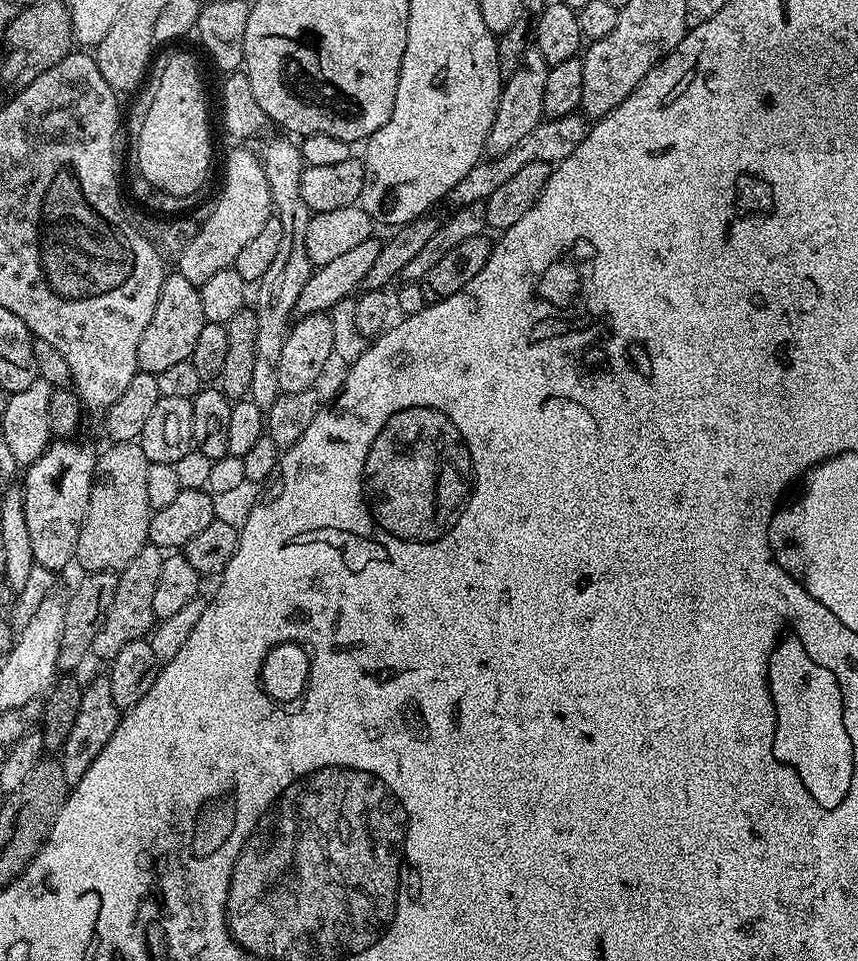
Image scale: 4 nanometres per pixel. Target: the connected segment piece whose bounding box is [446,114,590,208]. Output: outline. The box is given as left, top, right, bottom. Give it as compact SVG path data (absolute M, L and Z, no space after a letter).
M580 114L541 120L538 126L534 126L534 130L530 130L530 134L526 134L526 138L522 138L522 142L517 142L511 150L506 150L506 154L481 159L480 163L474 166L474 170L470 170L470 174L466 174L466 178L462 178L462 182L458 182L458 186L454 186L454 190L448 192L447 203L461 208L467 204L479 204L488 200L490 194L498 190L498 186L505 184L513 174L518 174L518 170L522 170L522 166L527 166L529 162L542 162L549 166L560 164L566 158L570 158L574 150L578 150L578 142L582 142L589 127L589 121Z

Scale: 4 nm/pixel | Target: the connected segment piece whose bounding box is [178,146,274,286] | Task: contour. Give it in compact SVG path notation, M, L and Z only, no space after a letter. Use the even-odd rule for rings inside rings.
M236 146L229 154L224 164L224 185L220 188L220 197L209 210L208 217L199 221L194 238L190 238L186 250L182 250L178 258L178 275L186 278L186 282L199 286L210 282L214 274L233 267L238 253L260 233L268 220L273 219L274 205L264 166L259 155L248 148L251 147Z

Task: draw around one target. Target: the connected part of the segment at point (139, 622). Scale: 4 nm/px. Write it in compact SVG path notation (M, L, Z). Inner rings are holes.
M145 544L126 566L118 573L118 590L114 590L114 602L110 602L110 610L106 610L106 618L100 624L98 634L92 643L91 655L111 658L126 646L126 642L143 640L151 633L157 623L154 614L154 590L158 587L158 578L162 575L162 562L165 549L155 548L152 544Z

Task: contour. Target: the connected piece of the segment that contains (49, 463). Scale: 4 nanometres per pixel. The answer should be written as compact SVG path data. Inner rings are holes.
M60 438L49 443L46 451L32 464L27 465L25 472L28 473L22 481L26 527L30 529L34 558L37 565L46 567L55 574L76 559L78 534L90 506L98 459L95 451L92 453L86 445L75 444L68 439L72 438Z

